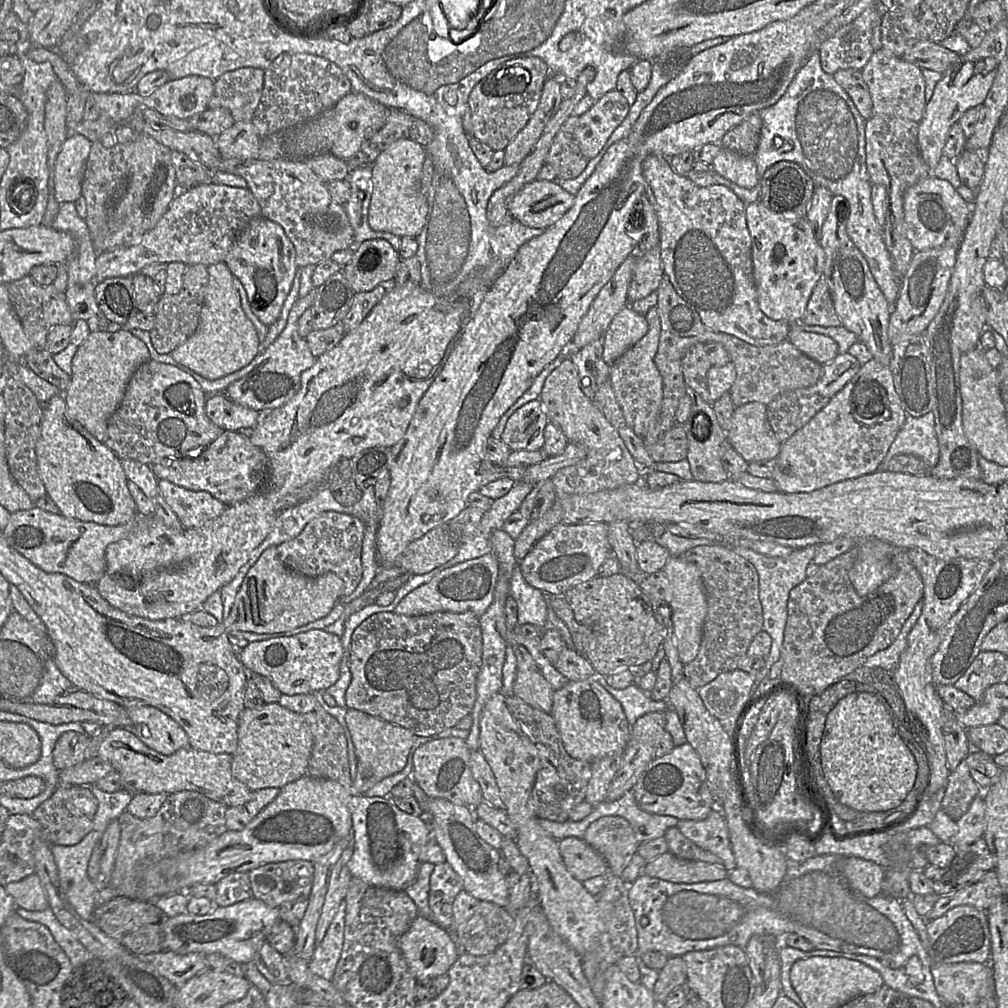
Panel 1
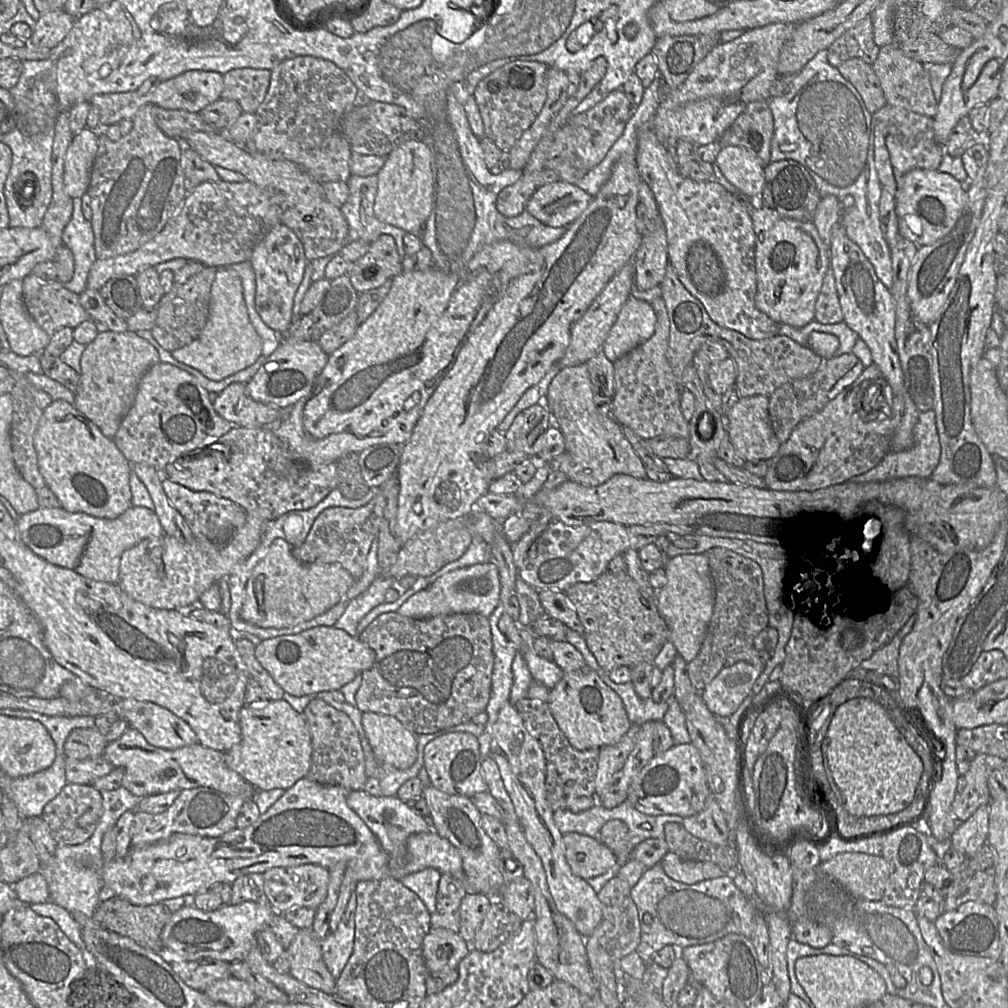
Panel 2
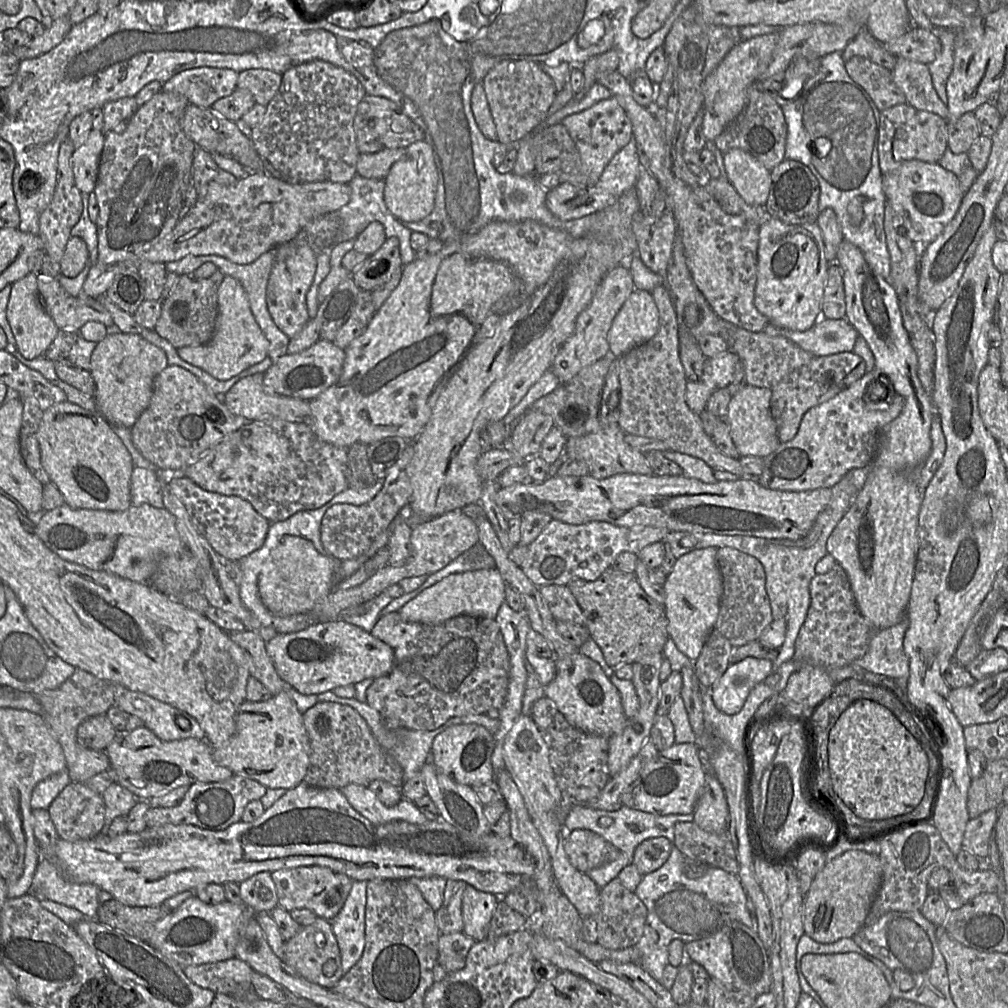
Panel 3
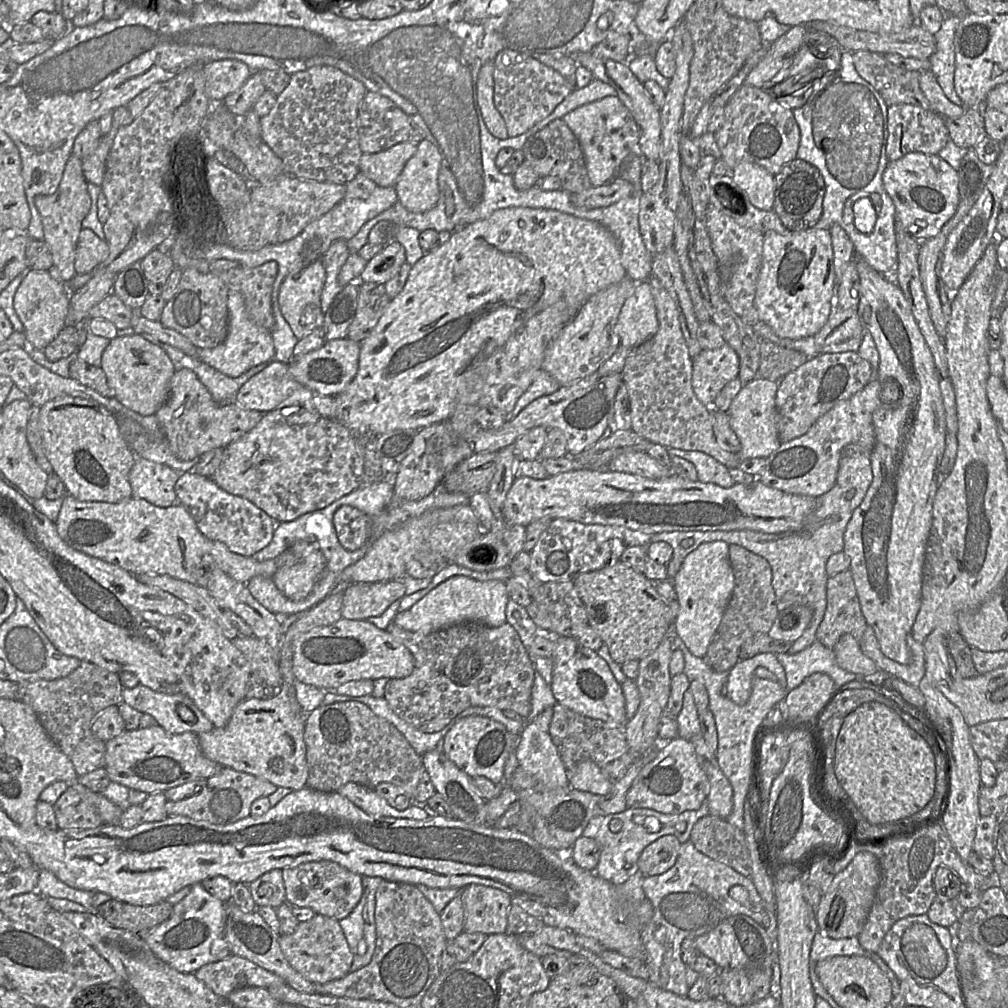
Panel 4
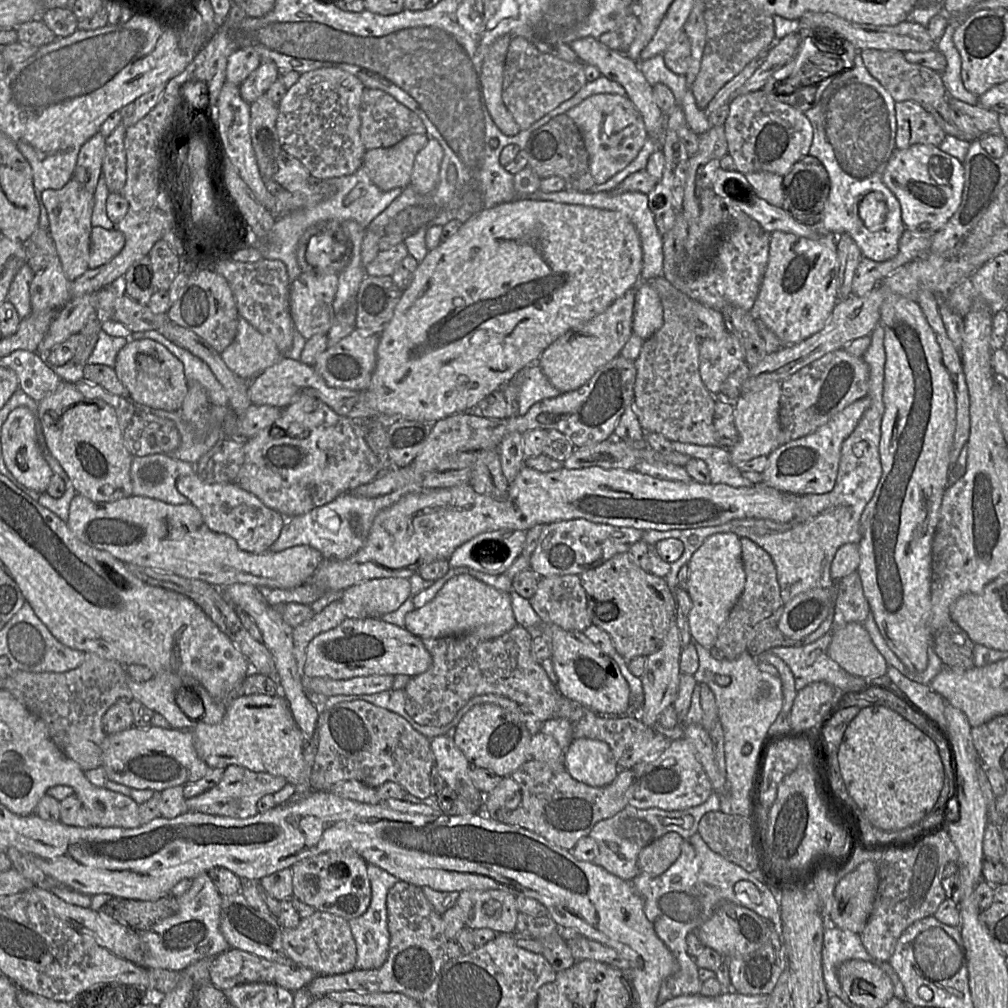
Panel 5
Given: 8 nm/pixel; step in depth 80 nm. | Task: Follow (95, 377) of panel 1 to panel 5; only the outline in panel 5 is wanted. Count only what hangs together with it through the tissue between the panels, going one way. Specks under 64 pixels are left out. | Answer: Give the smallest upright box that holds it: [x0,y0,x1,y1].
[114,339,188,410]

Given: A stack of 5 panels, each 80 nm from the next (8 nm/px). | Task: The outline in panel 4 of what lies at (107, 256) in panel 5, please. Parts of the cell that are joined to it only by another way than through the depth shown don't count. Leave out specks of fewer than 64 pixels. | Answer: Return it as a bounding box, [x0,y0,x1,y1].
[75,229,109,274]

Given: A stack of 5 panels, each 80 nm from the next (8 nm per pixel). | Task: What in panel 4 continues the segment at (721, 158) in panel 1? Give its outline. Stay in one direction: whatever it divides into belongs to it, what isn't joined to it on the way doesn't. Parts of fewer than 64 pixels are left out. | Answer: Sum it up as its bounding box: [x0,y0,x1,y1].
[732,162,775,210]

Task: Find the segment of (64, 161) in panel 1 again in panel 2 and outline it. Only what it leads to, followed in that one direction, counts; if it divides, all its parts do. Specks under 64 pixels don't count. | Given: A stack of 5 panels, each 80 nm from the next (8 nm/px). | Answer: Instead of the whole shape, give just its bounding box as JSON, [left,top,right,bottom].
[64,127,99,199]

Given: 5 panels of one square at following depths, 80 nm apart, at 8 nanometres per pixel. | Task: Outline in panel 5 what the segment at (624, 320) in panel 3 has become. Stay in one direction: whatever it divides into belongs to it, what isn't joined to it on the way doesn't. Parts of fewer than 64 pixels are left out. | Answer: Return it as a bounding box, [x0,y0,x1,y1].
[633,281,663,341]

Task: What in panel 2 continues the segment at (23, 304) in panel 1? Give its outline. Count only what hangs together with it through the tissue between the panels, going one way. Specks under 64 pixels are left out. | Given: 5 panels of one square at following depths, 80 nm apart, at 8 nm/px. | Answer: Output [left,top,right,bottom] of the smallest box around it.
[22,274,89,336]

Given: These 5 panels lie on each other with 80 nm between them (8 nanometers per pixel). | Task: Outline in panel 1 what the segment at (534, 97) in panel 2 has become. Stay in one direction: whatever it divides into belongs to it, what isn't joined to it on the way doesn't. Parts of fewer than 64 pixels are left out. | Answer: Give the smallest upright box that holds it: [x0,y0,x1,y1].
[468,57,549,151]

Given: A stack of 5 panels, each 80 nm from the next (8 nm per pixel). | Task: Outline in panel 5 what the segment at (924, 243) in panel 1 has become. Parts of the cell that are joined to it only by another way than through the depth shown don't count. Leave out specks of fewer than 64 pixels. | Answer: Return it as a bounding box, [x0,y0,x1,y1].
[882,144,964,233]

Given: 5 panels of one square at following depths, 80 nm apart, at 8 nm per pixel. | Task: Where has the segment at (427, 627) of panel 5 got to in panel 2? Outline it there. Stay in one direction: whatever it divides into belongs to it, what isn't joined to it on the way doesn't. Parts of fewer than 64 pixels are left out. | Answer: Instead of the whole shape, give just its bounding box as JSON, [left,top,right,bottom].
[397,561,501,619]

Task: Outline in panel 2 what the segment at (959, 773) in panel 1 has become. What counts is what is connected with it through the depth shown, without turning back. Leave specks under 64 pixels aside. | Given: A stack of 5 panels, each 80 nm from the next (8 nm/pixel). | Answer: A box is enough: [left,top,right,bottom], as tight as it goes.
[951,754,1006,822]

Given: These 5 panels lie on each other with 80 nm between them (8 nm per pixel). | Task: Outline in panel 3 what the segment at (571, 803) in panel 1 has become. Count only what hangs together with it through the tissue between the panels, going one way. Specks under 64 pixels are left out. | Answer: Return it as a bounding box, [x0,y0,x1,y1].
[529,696,610,802]

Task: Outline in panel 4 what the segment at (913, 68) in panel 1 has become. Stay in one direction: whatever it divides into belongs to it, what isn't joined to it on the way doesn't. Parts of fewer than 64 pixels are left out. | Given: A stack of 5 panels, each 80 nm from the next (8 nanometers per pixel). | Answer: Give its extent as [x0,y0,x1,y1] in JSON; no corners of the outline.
[920,70,969,119]

